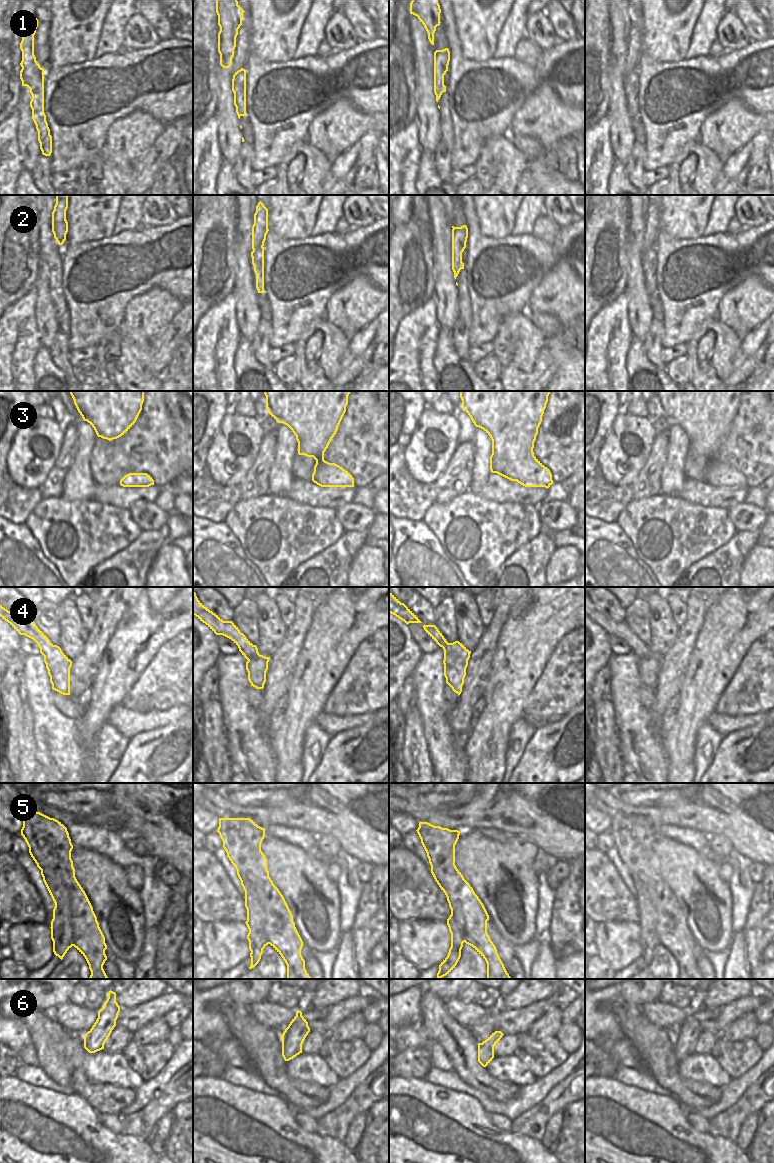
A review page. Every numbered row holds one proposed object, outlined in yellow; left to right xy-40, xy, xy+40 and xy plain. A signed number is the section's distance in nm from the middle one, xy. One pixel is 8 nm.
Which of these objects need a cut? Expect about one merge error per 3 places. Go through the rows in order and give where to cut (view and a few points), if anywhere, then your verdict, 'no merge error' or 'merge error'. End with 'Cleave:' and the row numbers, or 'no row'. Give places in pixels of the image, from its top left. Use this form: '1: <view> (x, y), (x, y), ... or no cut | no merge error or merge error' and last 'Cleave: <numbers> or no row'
1: xy (232, 79), (237, 97), (237, 110), (240, 115) | merge error
2: no cut | no merge error
3: no cut | no merge error
4: xy (259, 654), (248, 660) | merge error
5: xy (237, 869), (252, 871), (273, 887), (264, 907), (269, 943) | merge error
6: no cut | no merge error
Cleave: 1, 4, 5

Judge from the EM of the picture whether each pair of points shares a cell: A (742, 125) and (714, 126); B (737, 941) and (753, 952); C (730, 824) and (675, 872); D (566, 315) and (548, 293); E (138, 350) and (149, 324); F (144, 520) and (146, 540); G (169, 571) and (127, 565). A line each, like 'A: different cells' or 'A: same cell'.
A: same cell
B: different cells
C: different cells
D: same cell
E: different cells
F: different cells
G: different cells

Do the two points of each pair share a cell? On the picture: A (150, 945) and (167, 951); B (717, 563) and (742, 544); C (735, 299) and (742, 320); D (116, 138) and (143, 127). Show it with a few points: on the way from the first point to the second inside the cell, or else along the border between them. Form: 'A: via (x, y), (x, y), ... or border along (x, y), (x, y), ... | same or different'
A: border along (157, 926), (157, 948), (155, 951), (154, 968) | different
B: via (723, 563), (736, 550) | same
C: via (740, 304), (742, 306), (742, 315) | same
D: via (123, 135), (133, 135), (136, 132) | same

